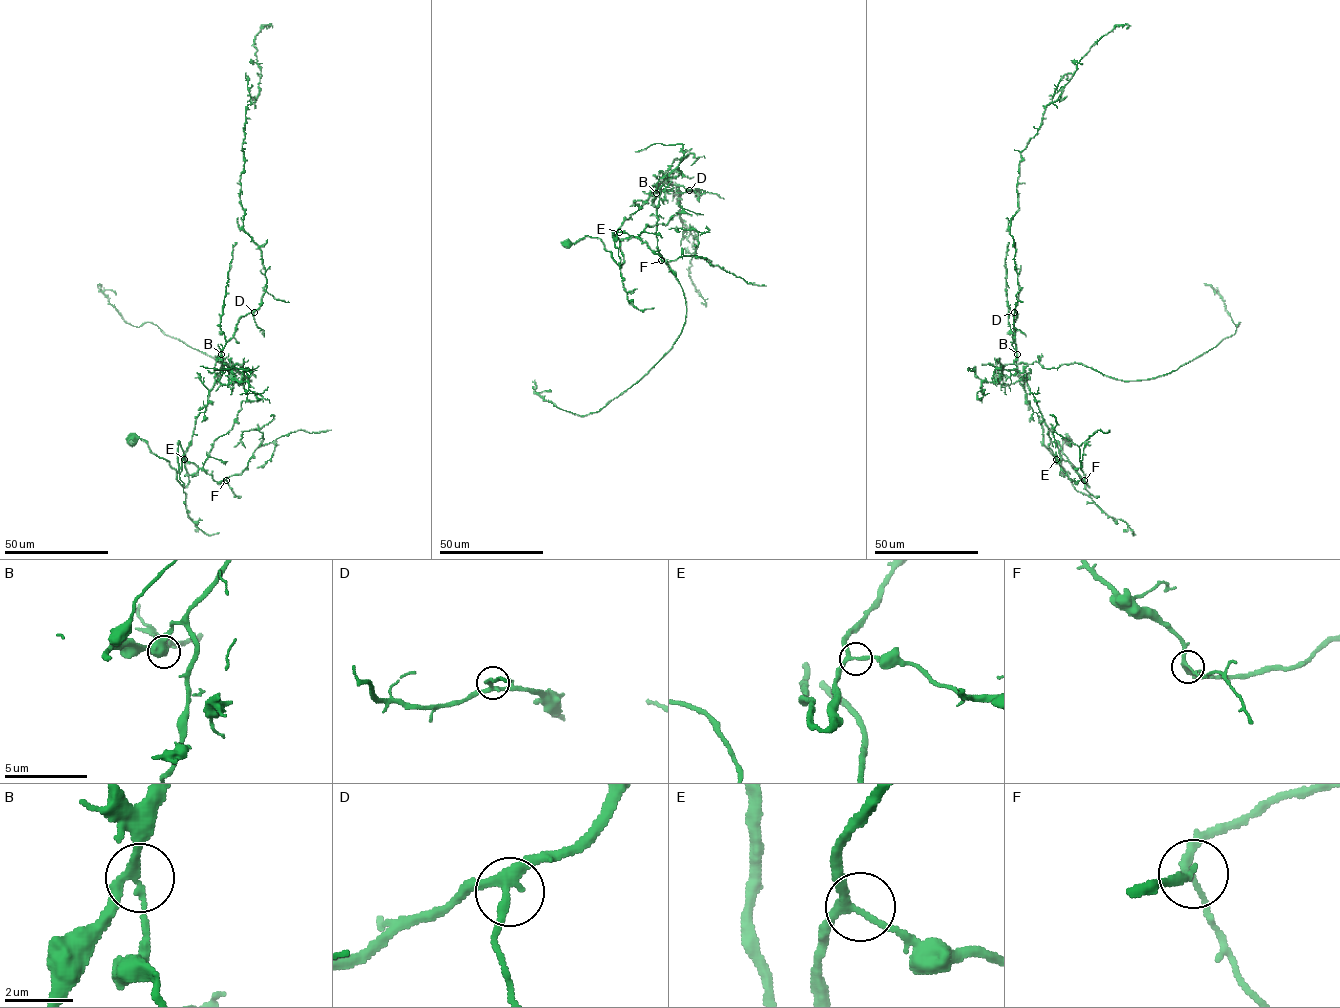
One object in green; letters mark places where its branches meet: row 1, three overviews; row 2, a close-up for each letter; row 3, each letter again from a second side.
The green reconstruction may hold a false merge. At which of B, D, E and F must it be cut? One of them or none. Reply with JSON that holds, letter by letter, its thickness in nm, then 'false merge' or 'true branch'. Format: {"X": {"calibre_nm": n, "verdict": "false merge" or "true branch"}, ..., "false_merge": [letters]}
{"B": {"calibre_nm": 240, "verdict": "false merge"}, "D": {"calibre_nm": 240, "verdict": "true branch"}, "E": {"calibre_nm": 220, "verdict": "true branch"}, "F": {"calibre_nm": 220, "verdict": "true branch"}, "false_merge": ["B"]}

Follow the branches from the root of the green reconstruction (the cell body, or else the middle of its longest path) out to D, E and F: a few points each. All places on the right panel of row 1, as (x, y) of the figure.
D: (1067, 441), (1061, 457), (1089, 487), (1058, 441), (1065, 471), (1043, 443), (1041, 423), (1020, 382), (1014, 312)
E: (1067, 441), (1067, 438), (1063, 442), (1061, 457), (1074, 467), (1089, 487), (1058, 441), (1065, 471), (1056, 459)
F: (1067, 441), (1063, 442), (1061, 457), (1089, 487), (1058, 441), (1065, 471), (1056, 462), (1072, 480), (1084, 480)

